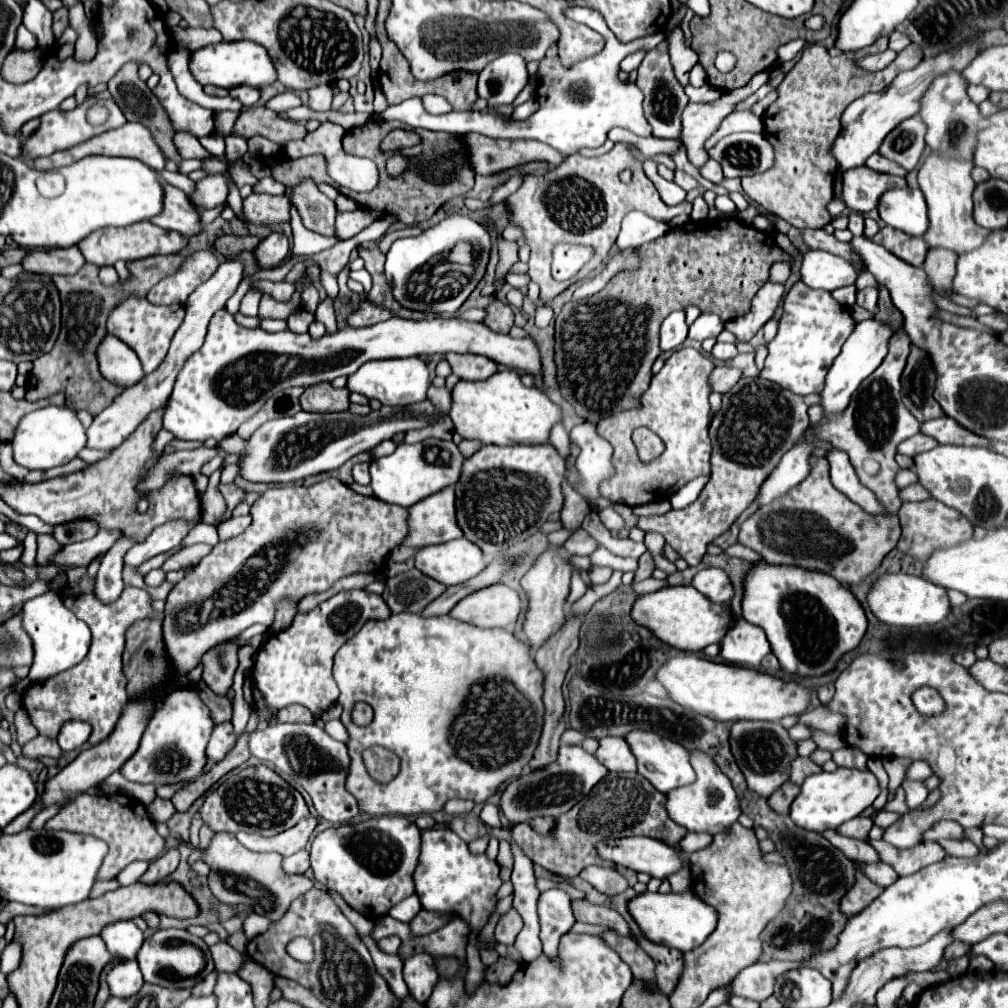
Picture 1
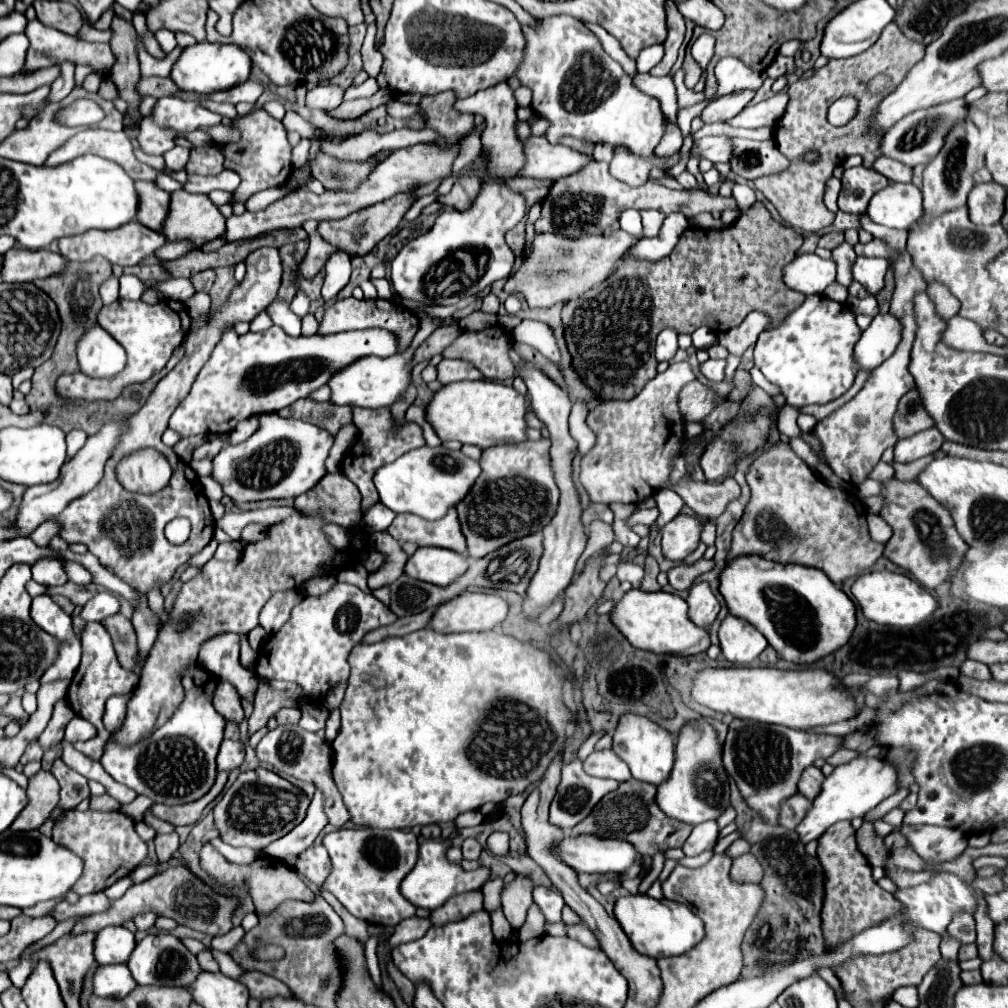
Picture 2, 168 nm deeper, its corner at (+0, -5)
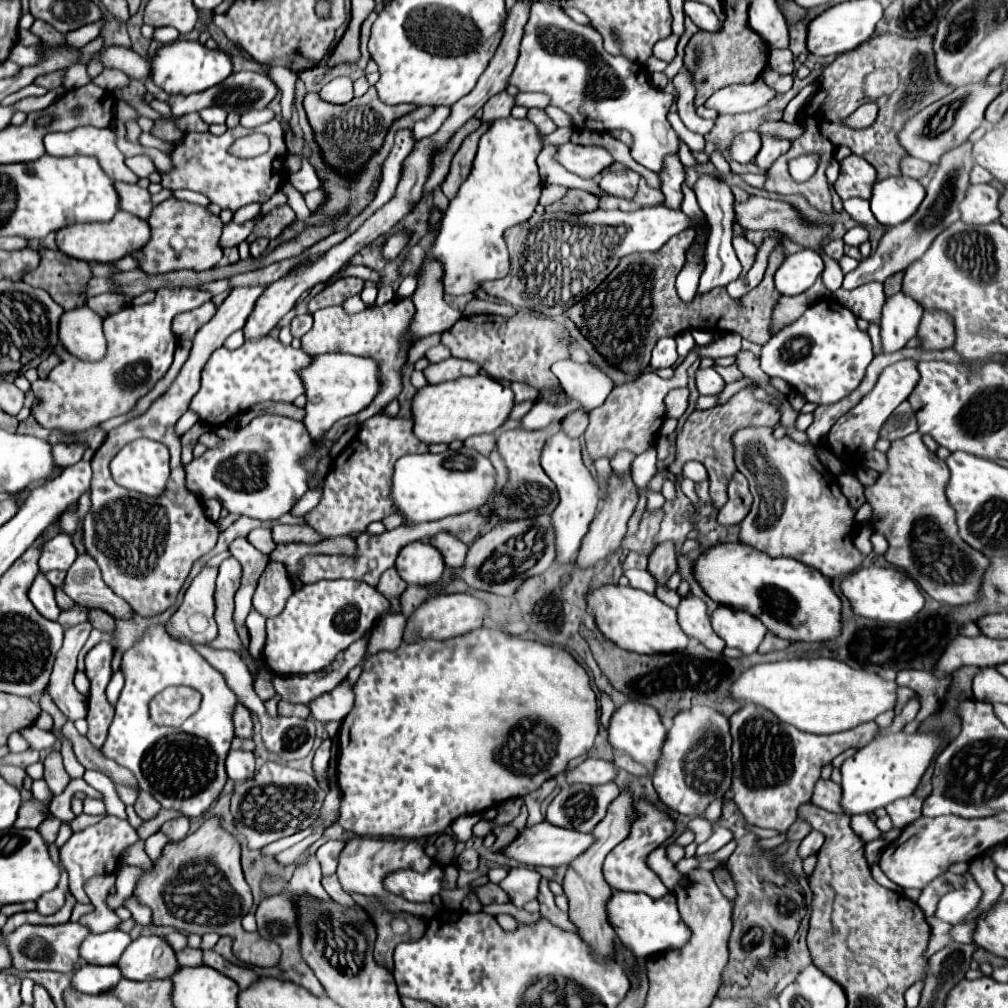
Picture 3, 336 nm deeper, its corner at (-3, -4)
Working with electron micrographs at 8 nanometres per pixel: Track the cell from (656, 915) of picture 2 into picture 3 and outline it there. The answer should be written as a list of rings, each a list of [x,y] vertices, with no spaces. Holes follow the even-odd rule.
[[[615,891],[607,901],[607,921],[615,929],[623,947],[627,947],[635,957],[645,959],[649,955],[679,949],[691,937],[689,927],[683,923],[677,911],[677,899],[667,893],[661,899],[651,899],[645,893],[619,893]]]

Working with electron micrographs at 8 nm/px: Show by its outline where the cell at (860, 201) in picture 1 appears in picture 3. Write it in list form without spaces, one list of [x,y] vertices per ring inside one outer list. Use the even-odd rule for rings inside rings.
[[[851,153],[841,161],[841,173],[833,187],[843,201],[849,197],[871,199],[871,189],[875,181],[877,181],[875,169],[865,159],[859,159],[859,155]]]

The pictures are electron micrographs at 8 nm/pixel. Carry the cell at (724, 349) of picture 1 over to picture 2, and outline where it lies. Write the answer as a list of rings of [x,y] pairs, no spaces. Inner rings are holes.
[[[706,360],[702,366],[700,366],[702,374],[708,378],[708,380],[722,380],[724,378],[724,370],[726,370],[726,360]]]

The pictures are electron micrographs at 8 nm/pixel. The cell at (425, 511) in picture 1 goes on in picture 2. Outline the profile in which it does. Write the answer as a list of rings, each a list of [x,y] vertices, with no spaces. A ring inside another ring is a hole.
[[[450,508],[446,516],[438,520],[426,520],[416,514],[398,514],[390,524],[388,532],[398,542],[412,542],[418,548],[438,546],[454,552],[466,552],[466,540],[460,532],[456,508]]]

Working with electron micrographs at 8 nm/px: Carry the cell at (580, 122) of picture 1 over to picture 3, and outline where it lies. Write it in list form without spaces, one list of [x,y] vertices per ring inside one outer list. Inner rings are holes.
[[[535,1],[531,5],[529,21],[523,27],[519,59],[509,77],[509,85],[515,85],[519,91],[541,91],[551,95],[551,105],[569,113],[577,129],[599,133],[611,129],[631,131],[633,159],[655,173],[665,167],[667,155],[679,153],[679,137],[665,117],[675,97],[651,87],[649,73],[639,63],[633,63],[625,55],[607,55],[601,35],[593,27],[575,23],[553,3]]]

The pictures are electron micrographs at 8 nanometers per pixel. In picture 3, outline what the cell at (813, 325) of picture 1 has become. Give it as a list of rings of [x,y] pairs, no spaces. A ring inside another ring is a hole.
[[[835,299],[813,303],[795,323],[773,335],[761,349],[761,369],[791,383],[807,401],[831,405],[855,389],[873,361],[871,339],[857,327],[857,317]]]

